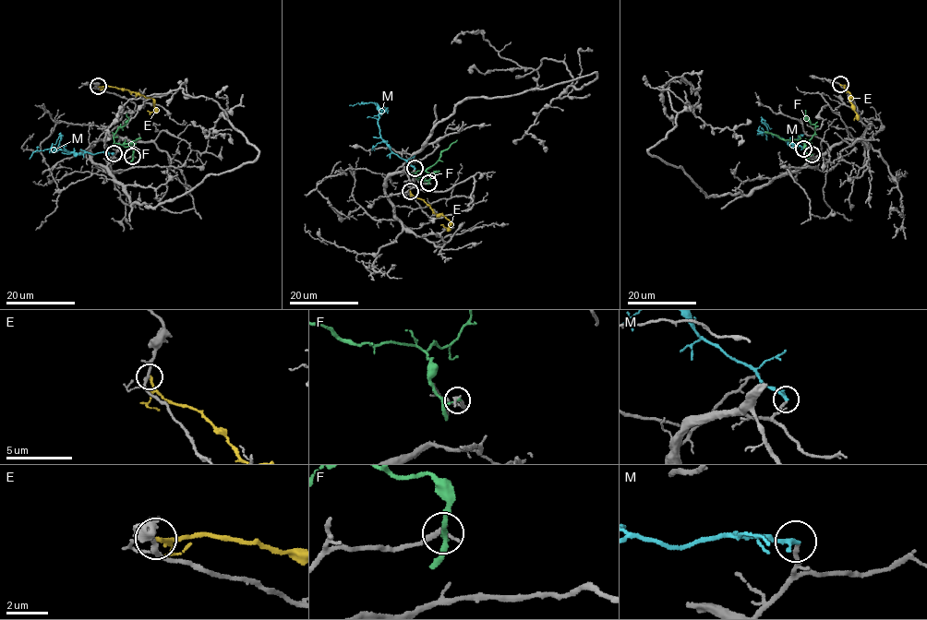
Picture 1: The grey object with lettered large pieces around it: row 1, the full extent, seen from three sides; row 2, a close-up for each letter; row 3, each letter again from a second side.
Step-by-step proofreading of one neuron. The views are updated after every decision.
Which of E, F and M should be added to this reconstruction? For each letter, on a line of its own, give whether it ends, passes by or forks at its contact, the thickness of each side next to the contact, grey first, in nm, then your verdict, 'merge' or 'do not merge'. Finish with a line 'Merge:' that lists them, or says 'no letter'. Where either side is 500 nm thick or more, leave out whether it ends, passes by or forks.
E: it ends | 160/200 nm | do not merge
F: it ends | 320/130 nm | do not merge
M: it ends | 200/240 nm | merge
Merge: M

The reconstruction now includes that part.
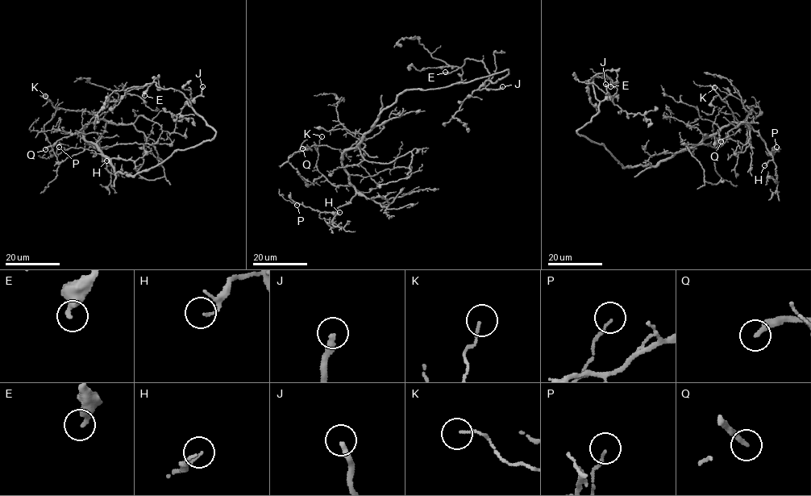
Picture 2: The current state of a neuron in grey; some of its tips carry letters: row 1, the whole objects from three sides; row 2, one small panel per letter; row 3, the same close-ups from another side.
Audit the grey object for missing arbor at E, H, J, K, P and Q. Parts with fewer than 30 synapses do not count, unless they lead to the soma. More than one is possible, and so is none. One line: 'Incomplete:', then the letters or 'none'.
Incomplete: J, Q

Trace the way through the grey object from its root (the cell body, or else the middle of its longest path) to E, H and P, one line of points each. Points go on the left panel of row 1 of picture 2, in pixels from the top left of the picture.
E: (147, 171), (177, 150), (211, 140), (216, 133), (179, 90), (157, 88), (154, 81), (144, 95)
H: (147, 171), (115, 172), (86, 142), (84, 129), (101, 119), (106, 124), (98, 143), (106, 160)
P: (147, 171), (115, 172), (86, 142), (84, 129), (101, 119), (106, 124), (98, 147), (56, 154), (59, 147)

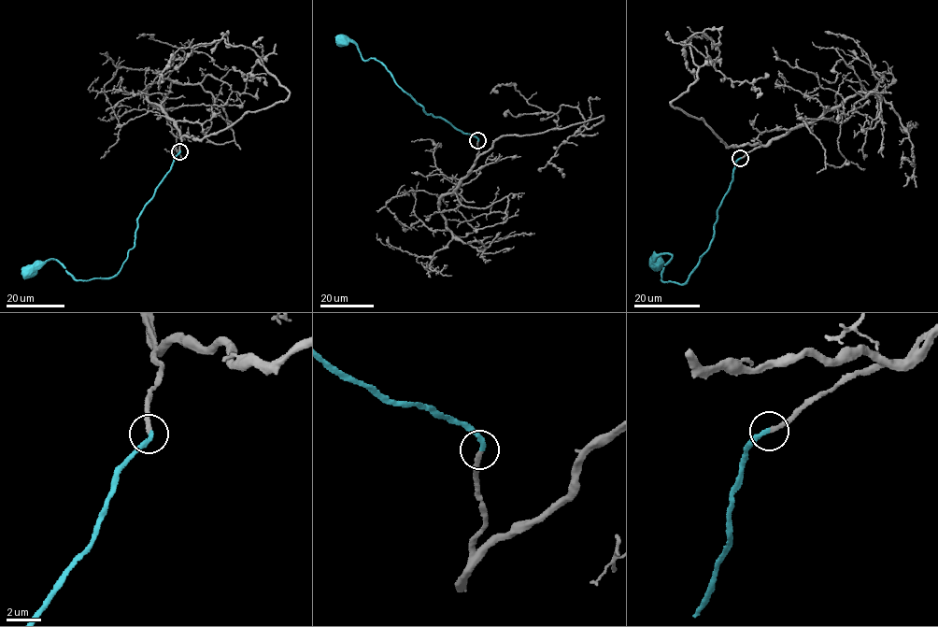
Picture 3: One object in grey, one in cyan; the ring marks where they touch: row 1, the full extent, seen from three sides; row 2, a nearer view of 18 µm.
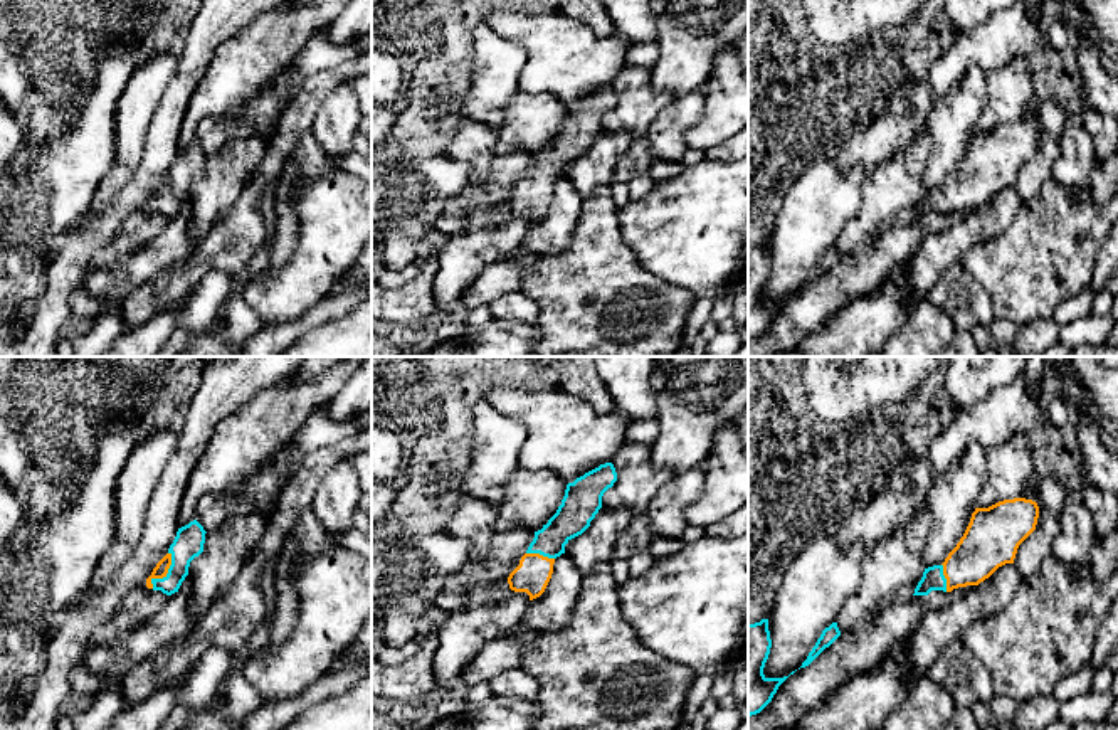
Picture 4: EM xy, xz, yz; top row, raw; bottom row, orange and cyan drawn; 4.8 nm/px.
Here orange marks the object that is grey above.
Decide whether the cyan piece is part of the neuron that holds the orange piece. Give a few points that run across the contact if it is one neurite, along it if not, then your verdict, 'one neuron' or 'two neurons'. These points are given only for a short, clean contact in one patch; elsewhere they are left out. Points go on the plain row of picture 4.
xy (160, 194), (165, 197), (189, 165) | one neuron

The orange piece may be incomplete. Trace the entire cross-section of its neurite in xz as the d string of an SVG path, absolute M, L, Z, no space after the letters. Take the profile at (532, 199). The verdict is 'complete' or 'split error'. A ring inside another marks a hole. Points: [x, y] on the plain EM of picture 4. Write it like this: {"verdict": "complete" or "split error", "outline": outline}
{"verdict": "split error", "outline": "M612 86L577 101L567 108L556 136L535 155L519 188L509 197L508 207L514 215L526 215L530 224L540 220L553 197L555 182L565 177L565 168L582 158L602 131L604 116L614 109L617 96Z"}

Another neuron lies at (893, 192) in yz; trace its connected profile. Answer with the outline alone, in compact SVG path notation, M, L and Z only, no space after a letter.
M923 130L903 151L869 173L862 205L836 244L841 257L869 251L886 227L915 217L925 195L925 155L930 150L931 138Z

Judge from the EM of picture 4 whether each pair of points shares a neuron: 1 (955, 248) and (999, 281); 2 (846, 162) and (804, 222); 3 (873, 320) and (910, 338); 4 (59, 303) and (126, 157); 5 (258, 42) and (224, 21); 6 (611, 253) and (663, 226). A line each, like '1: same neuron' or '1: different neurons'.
1: different neurons
2: different neurons
3: different neurons
4: different neurons
5: different neurons
6: different neurons

